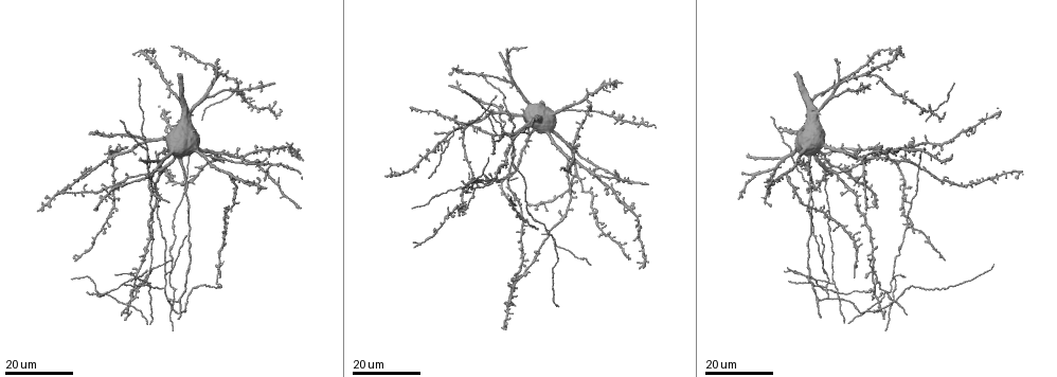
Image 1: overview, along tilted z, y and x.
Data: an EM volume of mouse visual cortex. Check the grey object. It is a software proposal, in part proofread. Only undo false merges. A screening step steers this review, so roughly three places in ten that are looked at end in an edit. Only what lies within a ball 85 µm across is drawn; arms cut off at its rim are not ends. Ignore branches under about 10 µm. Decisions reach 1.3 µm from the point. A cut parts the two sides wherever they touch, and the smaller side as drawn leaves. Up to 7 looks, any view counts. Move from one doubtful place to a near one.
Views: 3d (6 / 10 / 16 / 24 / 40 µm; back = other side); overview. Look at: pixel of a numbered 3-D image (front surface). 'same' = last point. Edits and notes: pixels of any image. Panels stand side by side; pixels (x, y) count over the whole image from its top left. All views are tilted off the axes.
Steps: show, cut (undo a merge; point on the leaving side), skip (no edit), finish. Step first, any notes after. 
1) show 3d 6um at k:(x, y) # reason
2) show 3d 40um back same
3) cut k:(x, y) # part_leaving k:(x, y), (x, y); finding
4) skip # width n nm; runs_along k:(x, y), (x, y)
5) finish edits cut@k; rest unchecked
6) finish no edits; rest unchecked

show 3d 24um at 1:(250, 106) # four arms meet

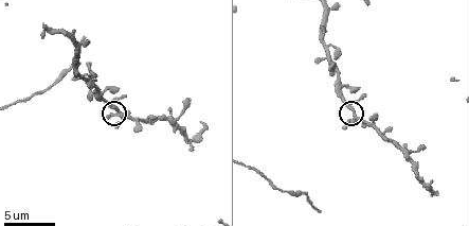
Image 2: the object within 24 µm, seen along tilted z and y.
show 3d 10um at 2:(117, 112)

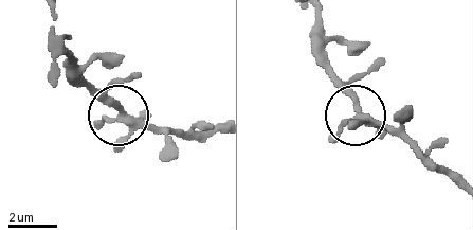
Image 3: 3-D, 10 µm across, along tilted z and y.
skip # runs_along 3:(56, 42), (124, 116), (166, 131); continuous, no second neuron

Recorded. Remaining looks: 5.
show 3d 24um at 1:(574, 175)

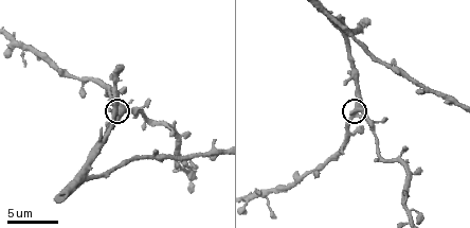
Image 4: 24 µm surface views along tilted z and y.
show 3d 6um at 4:(359, 118)

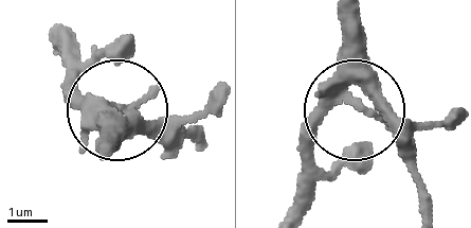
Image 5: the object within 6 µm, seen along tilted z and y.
skip # side_arm 22 um; runs_along 5:(345, 16), (355, 103), (328, 116), (303, 162); one neuron here

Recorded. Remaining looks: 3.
show 3d 16um at 1:(596, 174) # four or more arms meet

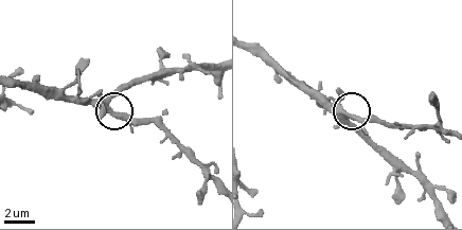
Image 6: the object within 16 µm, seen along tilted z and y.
show 3d 6um at 6:(346, 114)

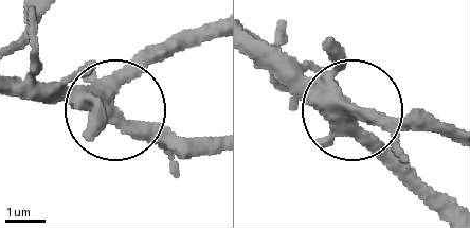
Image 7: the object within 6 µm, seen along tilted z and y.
skip # arms 5; one neuron here

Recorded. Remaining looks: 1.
finish no edits; rest unchecked

